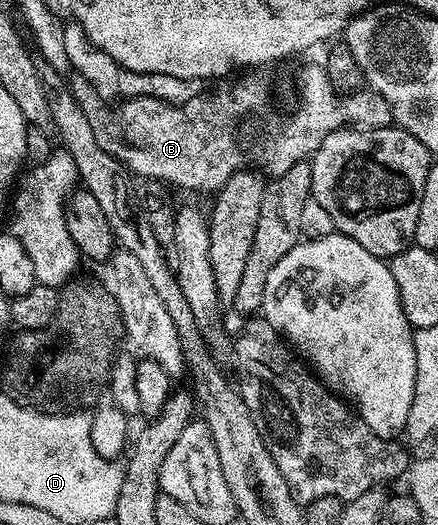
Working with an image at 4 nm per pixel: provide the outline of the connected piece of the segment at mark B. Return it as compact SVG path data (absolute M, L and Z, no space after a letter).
M322 64L307 65L299 73L299 102L295 105L295 110L284 119L279 125L279 117L275 114L275 109L271 106L271 85L263 77L243 77L247 75L235 75L230 79L224 80L216 87L212 93L207 91L200 91L193 99L189 99L183 105L170 105L168 101L162 101L156 97L128 97L120 100L119 106L115 106L108 98L97 95L97 87L93 87L93 83L89 83L89 79L85 79L85 75L75 73L70 78L69 84L71 87L71 94L73 99L77 99L77 107L81 107L81 111L85 111L85 115L89 119L89 127L93 127L93 136L97 138L97 143L101 143L101 147L105 147L105 151L109 151L109 155L113 155L122 163L132 174L135 173L139 177L152 177L155 181L168 181L171 185L180 185L183 189L196 189L199 193L214 194L225 183L229 183L229 179L234 173L242 173L248 167L259 167L255 165L263 165L262 172L271 177L280 177L285 175L285 171L289 171L289 167L293 167L293 163L301 163L314 157L315 152L321 147L321 143L325 139L325 135L329 135L338 129L345 129L348 127L362 127L364 129L378 129L386 126L389 121L389 110L385 99L381 99L381 95L372 93L370 89L364 87L353 93L339 93L331 83L327 70Z

